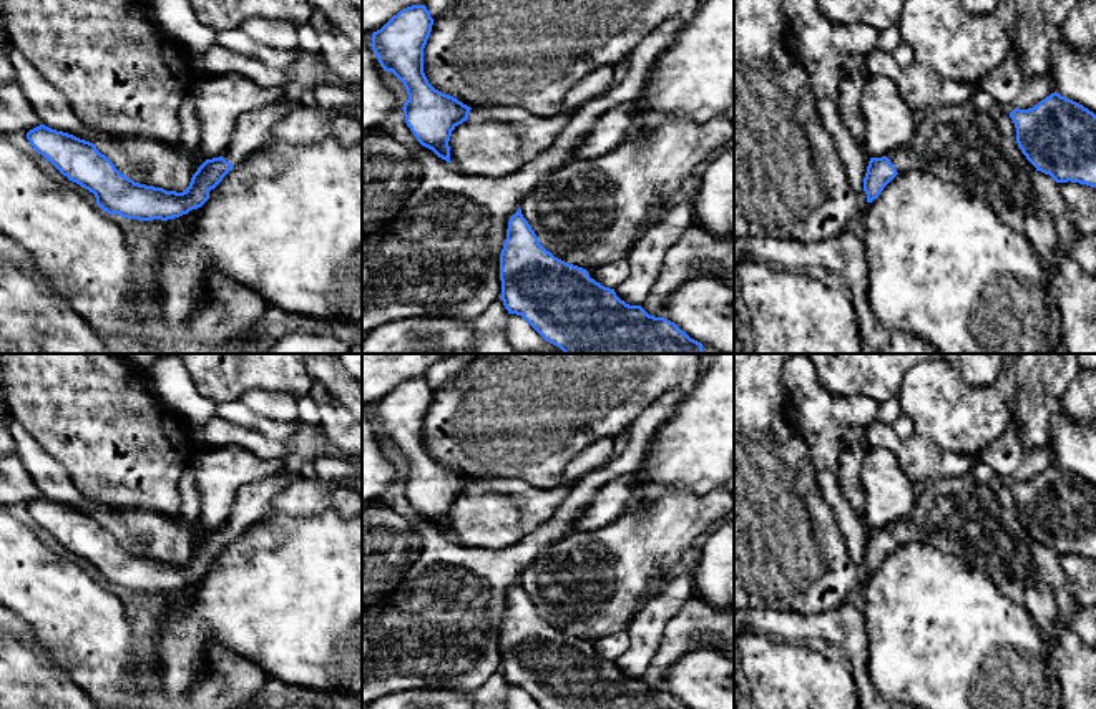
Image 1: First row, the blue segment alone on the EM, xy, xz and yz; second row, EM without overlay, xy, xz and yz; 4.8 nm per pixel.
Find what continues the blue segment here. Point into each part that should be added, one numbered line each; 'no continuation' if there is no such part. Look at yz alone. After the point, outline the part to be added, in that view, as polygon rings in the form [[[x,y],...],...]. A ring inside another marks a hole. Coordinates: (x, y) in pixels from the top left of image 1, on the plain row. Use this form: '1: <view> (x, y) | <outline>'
1: yz (821, 417) | [[[804,354],[785,360],[782,385],[790,425],[805,442],[815,483],[837,518],[850,558],[860,565],[870,530],[840,493],[839,453],[845,430],[872,423],[880,402],[862,394],[842,397],[829,392]]]

